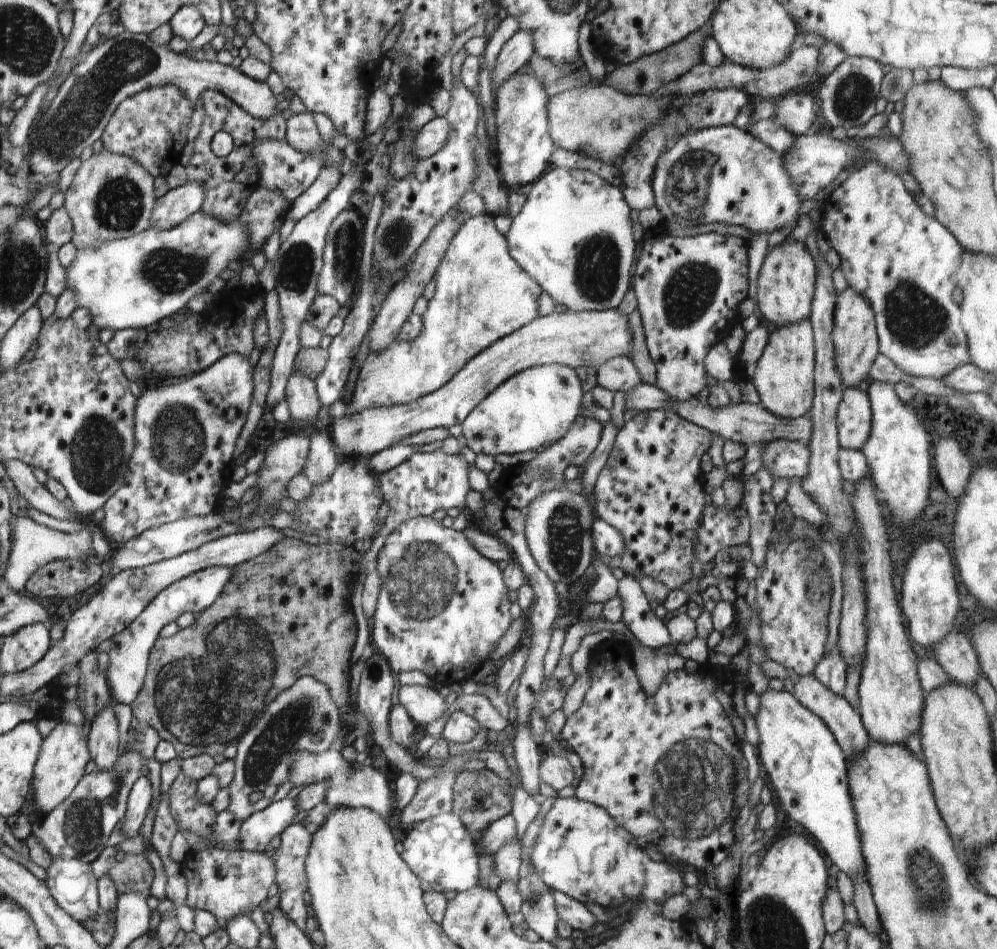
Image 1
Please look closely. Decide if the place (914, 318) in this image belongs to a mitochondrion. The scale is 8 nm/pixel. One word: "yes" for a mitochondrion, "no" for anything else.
yes

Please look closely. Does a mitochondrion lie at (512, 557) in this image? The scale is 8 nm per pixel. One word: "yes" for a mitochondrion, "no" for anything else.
no

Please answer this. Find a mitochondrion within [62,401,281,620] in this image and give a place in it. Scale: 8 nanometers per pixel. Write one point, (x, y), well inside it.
(96, 452)

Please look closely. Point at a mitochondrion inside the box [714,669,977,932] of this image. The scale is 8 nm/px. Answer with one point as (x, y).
(928, 881)

